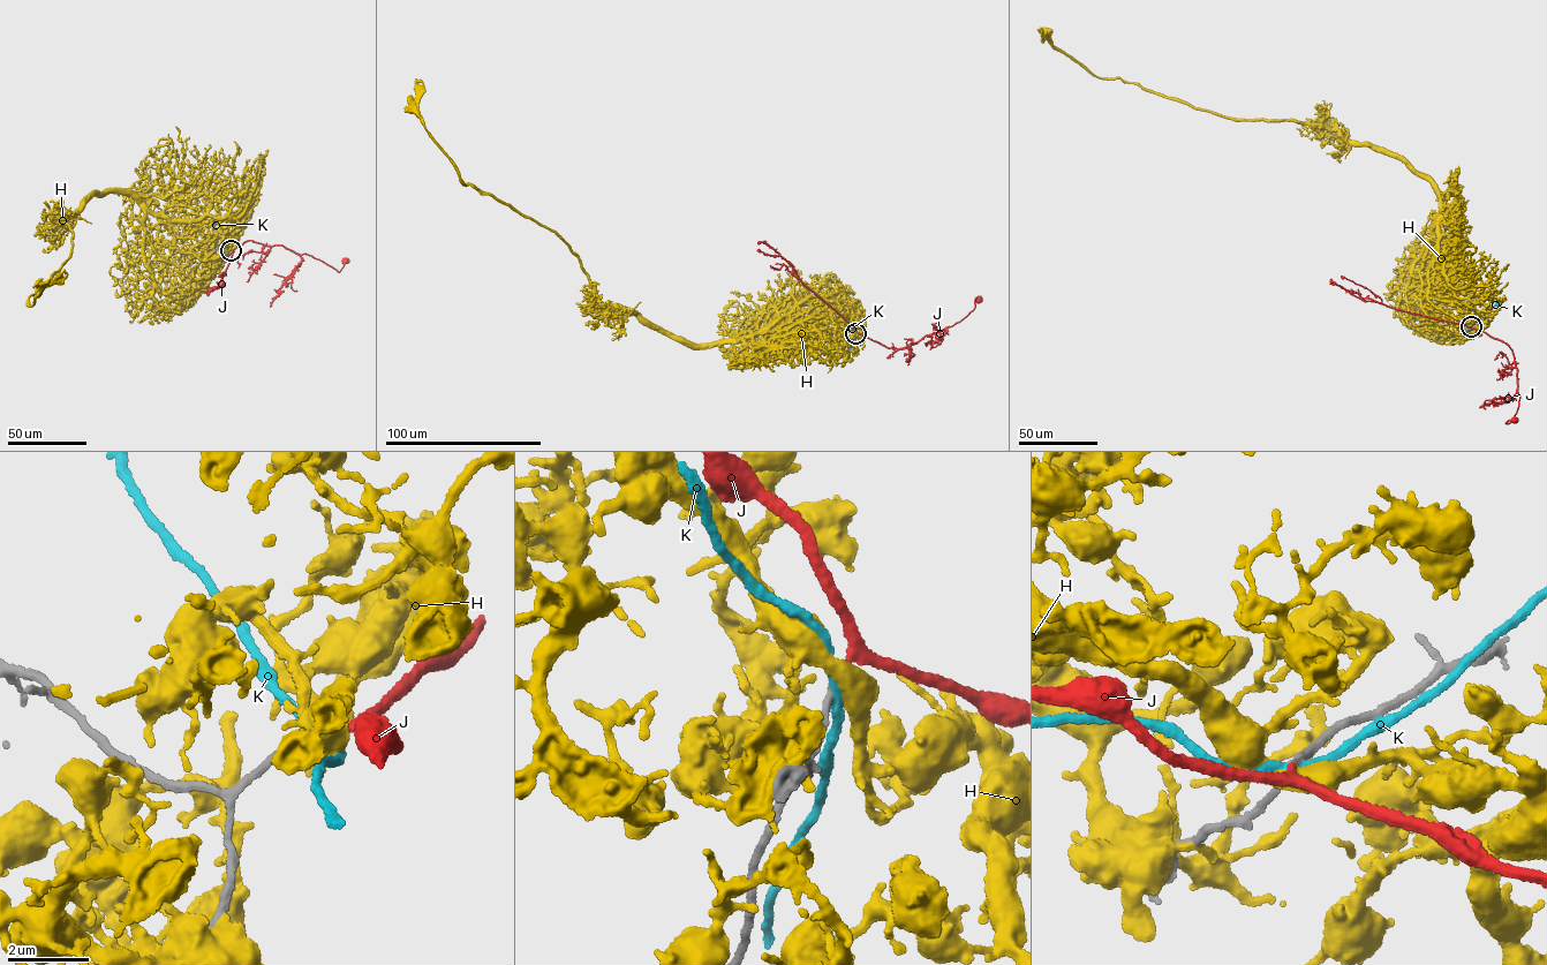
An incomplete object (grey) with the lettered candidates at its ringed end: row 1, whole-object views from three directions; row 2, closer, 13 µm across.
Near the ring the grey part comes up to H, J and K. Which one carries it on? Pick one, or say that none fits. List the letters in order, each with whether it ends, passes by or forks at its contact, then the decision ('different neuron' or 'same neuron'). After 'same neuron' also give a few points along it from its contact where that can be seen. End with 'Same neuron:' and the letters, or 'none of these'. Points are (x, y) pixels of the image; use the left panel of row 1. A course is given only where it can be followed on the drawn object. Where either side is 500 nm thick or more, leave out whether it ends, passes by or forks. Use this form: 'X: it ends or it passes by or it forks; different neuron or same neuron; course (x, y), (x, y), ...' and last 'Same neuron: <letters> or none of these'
H: different neuron
J: it passes by; same neuron; course (231, 250), (251, 240), (309, 255), (338, 272), (346, 261)
K: it passes by; different neuron
Same neuron: J

